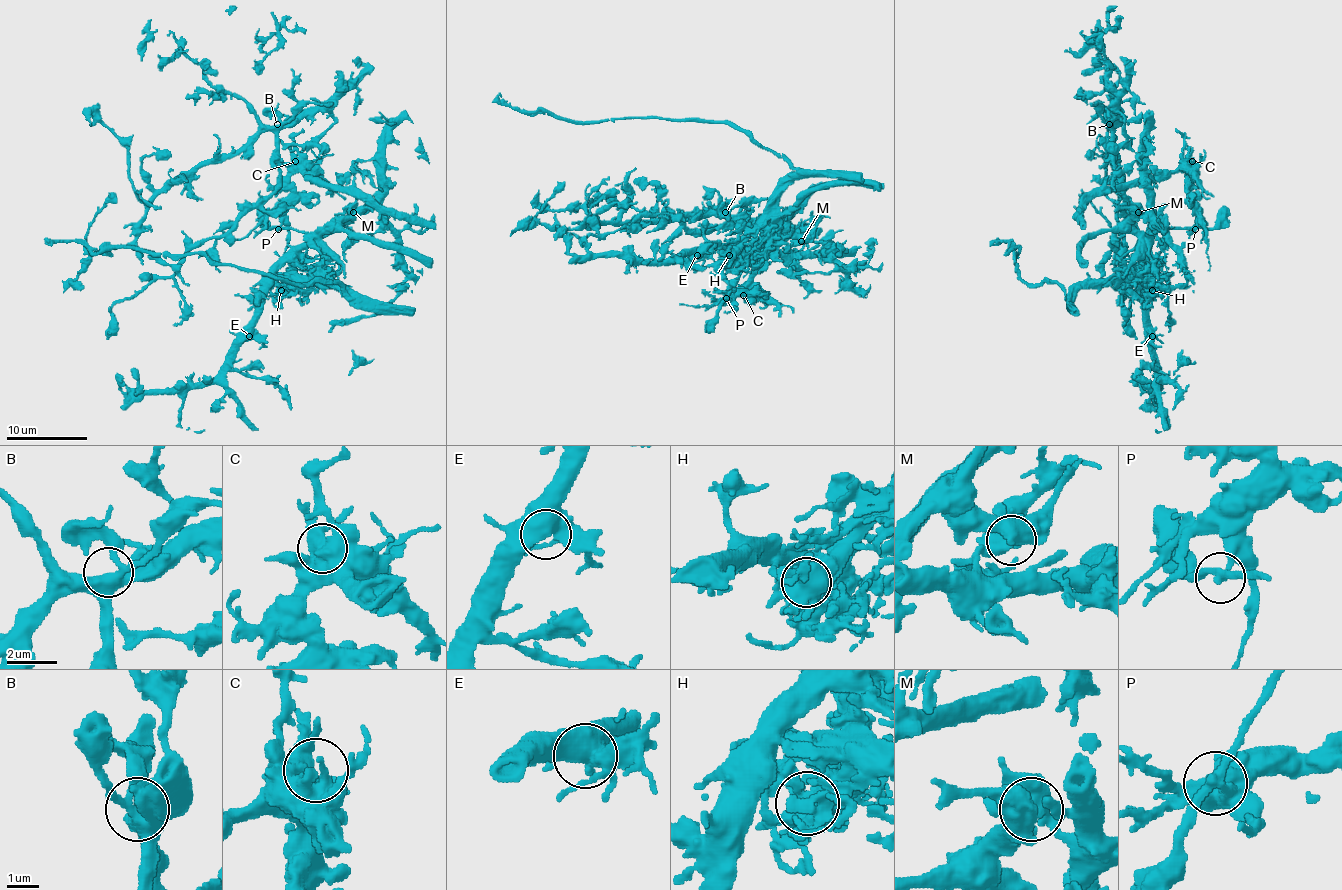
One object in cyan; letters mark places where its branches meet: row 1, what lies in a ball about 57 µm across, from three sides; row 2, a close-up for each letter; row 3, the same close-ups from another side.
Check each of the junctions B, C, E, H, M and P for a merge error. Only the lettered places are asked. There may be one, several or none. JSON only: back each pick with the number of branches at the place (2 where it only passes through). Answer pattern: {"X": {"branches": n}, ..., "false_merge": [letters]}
{"H": {"branches": 7}, "M": {"branches": 5}, "P": {"branches": 3}, "false_merge": ["H", "M", "P"]}

